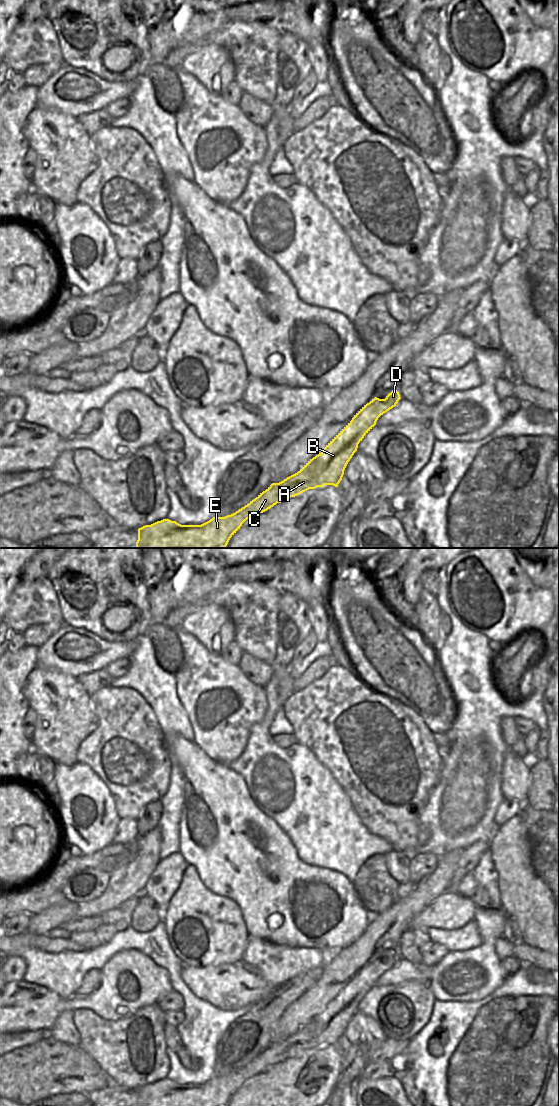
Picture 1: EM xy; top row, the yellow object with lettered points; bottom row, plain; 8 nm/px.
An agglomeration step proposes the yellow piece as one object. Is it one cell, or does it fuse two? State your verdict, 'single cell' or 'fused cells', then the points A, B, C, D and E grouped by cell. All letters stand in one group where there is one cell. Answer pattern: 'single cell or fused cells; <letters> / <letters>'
single cell; A B C D E

